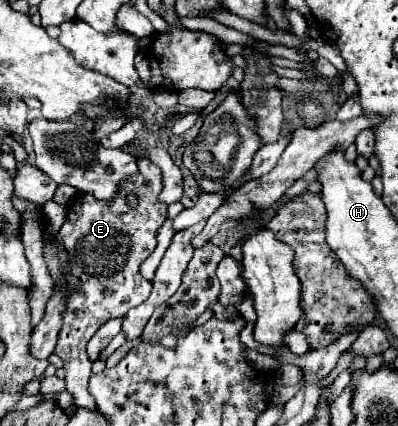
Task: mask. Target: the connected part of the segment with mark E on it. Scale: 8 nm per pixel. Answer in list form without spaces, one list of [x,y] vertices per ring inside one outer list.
[[[138,158],[138,176],[124,178],[120,181],[120,191],[124,195],[129,193],[138,193],[138,208],[130,208],[124,206],[124,210],[120,208],[120,196],[118,200],[114,200],[114,204],[106,204],[104,200],[96,200],[92,194],[78,194],[76,200],[72,202],[72,206],[66,212],[66,220],[58,232],[58,242],[62,244],[62,248],[68,252],[68,268],[70,268],[70,288],[72,288],[72,296],[68,298],[66,304],[66,312],[64,312],[64,324],[60,330],[60,338],[56,344],[54,354],[60,356],[60,360],[64,362],[64,370],[66,370],[66,390],[74,396],[74,406],[76,408],[90,408],[96,410],[94,398],[88,392],[88,378],[92,376],[92,360],[86,354],[86,346],[90,342],[90,338],[98,332],[98,328],[110,320],[110,318],[120,318],[124,316],[130,308],[142,304],[148,294],[152,284],[148,280],[144,280],[140,276],[140,264],[152,254],[152,250],[156,248],[156,234],[160,230],[160,226],[168,220],[166,214],[166,204],[158,202],[158,190],[162,188],[162,172],[156,164],[152,164],[148,158]]]

